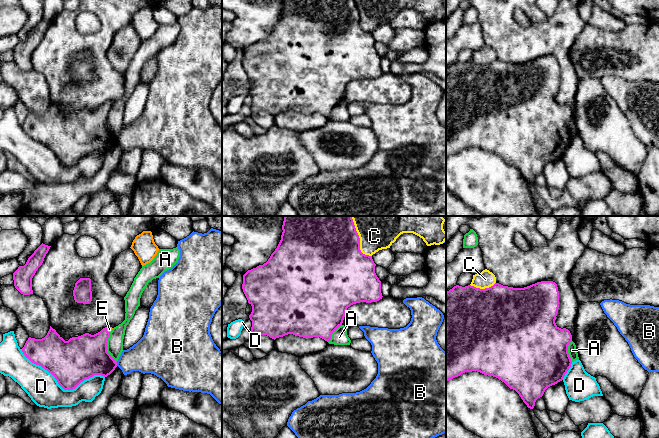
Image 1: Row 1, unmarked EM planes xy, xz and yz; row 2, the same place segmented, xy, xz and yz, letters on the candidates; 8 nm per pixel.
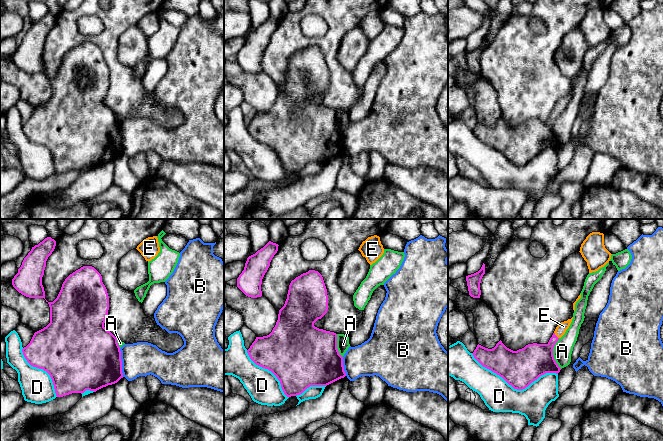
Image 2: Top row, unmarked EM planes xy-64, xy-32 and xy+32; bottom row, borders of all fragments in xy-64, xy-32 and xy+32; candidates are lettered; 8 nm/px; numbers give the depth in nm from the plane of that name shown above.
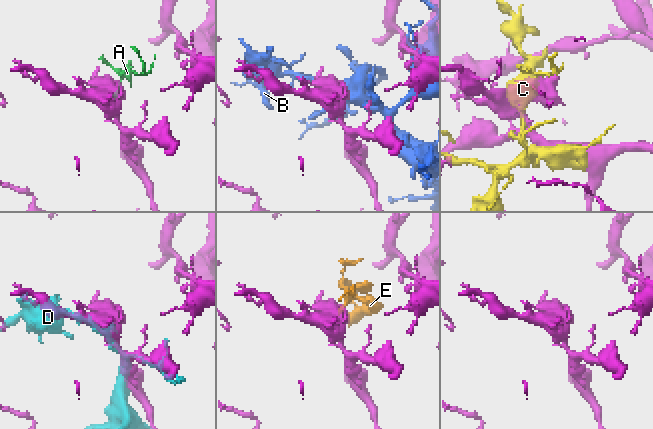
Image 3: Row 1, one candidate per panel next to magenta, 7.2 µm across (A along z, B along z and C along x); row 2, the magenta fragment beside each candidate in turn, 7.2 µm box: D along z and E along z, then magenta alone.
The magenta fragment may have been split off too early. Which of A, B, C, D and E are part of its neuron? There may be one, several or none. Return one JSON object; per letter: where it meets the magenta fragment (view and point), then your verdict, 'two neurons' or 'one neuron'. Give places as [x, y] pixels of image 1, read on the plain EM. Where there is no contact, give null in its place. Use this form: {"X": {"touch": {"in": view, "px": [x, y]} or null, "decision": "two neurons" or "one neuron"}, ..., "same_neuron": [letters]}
{"A": {"touch": {"in": "xy", "px": [106, 123]}, "decision": "two neurons"}, "B": {"touch": {"in": "xy", "px": [116, 140]}, "decision": "two neurons"}, "C": {"touch": {"in": "xz", "px": [359, 19]}, "decision": "two neurons"}, "D": {"touch": {"in": "xy", "px": [60, 161]}, "decision": "two neurons"}, "E": {"touch": {"in": "xy", "px": [106, 106]}, "decision": "one neuron"}, "same_neuron": ["E"]}

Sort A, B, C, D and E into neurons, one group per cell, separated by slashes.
A / B / C / D / E

